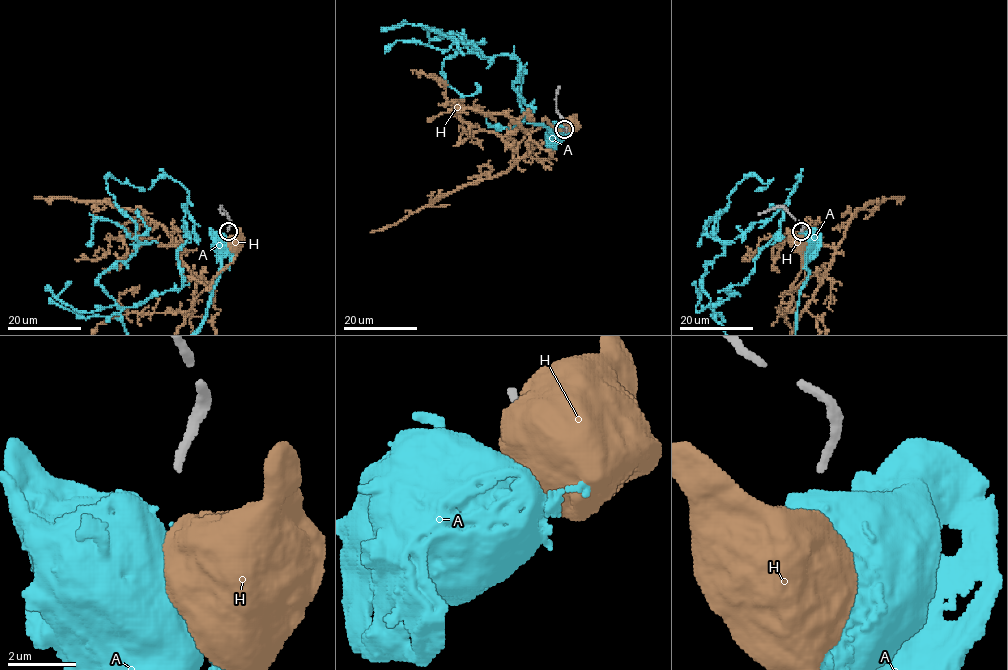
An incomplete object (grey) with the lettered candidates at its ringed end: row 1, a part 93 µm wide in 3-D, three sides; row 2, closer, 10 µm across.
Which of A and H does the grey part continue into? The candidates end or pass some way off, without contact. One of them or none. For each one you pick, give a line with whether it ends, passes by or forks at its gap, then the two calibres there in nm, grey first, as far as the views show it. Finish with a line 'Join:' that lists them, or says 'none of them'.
Join: none of them

